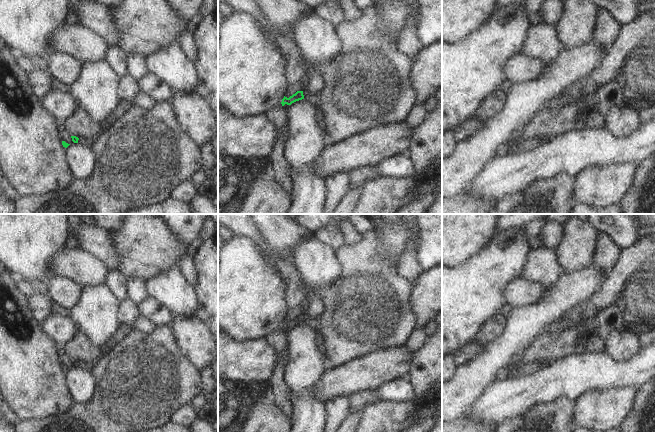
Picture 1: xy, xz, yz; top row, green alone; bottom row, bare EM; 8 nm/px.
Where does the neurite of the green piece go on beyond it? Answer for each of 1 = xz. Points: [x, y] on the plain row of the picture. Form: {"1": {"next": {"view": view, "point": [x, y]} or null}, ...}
{"1": {"next": {"view": "xz", "point": [315, 308]}}}

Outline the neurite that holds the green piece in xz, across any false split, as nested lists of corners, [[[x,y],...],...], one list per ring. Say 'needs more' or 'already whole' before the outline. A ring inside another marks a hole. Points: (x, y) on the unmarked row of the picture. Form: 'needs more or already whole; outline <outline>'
needs more; outline [[[305,285],[303,286],[303,291],[308,297],[309,304],[305,310],[304,315],[297,315],[295,318],[290,320],[289,322],[285,321],[282,323],[282,330],[285,328],[291,329],[292,327],[304,323],[305,319],[311,317],[319,317],[324,311],[324,305],[322,300],[319,298],[316,292],[312,291],[310,288],[307,288]]]

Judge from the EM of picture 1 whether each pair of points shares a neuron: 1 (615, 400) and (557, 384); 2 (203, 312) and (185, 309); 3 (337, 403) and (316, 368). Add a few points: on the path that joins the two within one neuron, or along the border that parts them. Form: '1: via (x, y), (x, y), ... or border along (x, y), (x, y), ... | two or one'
1: border along (610, 387), (587, 391), (574, 401) | two
2: border along (193, 288), (197, 298), (195, 315) | two
3: border along (323, 402), (326, 408), (326, 421) | two

